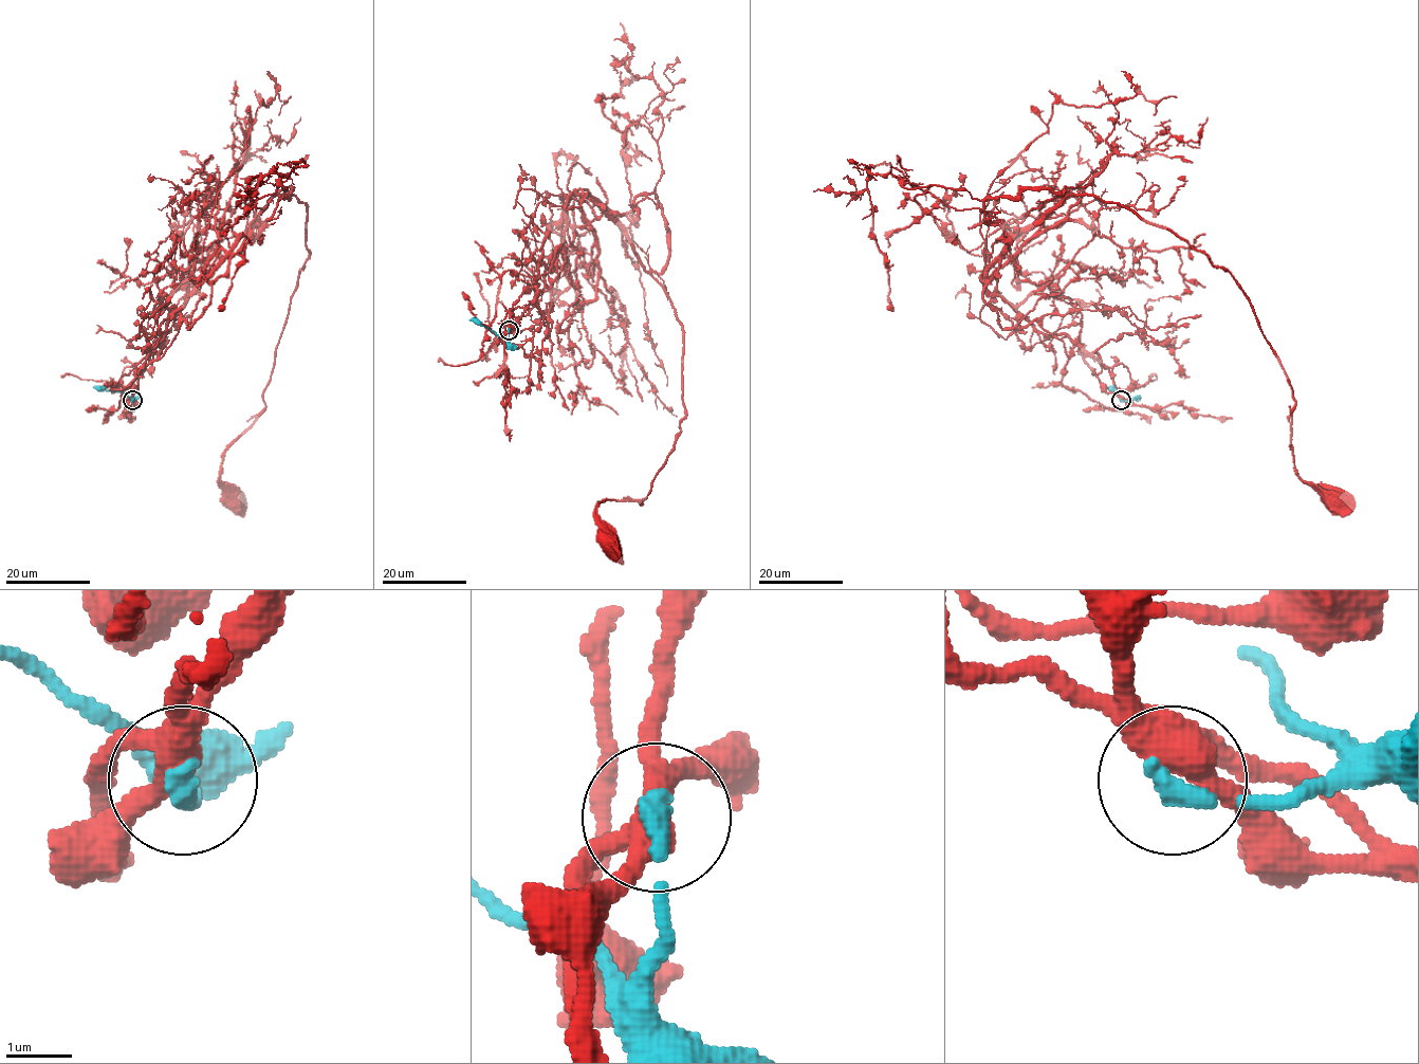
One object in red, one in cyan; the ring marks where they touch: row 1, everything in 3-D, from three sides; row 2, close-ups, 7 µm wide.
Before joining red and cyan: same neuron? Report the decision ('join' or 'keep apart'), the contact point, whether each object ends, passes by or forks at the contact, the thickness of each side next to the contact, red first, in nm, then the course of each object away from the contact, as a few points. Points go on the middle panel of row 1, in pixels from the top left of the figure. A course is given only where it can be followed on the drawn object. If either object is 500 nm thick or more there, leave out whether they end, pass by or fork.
keep apart | (509, 330) | red forks | cyan ends | 400/360 nm | red via (509, 330), (573, 230), (603, 213), (669, 299), (680, 434), (641, 505), (597, 503), (609, 545) | cyan via (509, 330), (507, 341), (468, 319)

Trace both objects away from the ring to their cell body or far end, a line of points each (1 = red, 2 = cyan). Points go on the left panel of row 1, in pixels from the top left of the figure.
1: (132, 399), (187, 288), (275, 196), (305, 203), (309, 253), (264, 410), (223, 457), (233, 502)
2: (132, 399), (122, 392), (92, 387)

